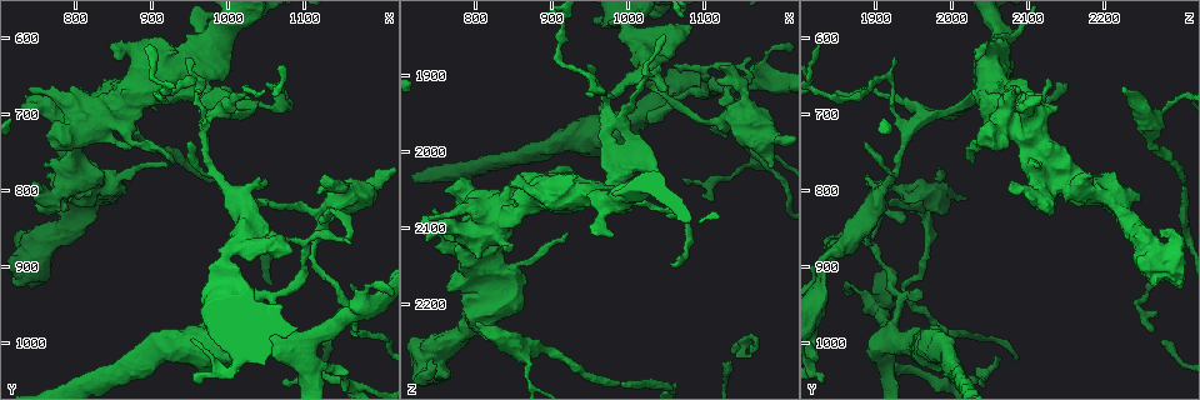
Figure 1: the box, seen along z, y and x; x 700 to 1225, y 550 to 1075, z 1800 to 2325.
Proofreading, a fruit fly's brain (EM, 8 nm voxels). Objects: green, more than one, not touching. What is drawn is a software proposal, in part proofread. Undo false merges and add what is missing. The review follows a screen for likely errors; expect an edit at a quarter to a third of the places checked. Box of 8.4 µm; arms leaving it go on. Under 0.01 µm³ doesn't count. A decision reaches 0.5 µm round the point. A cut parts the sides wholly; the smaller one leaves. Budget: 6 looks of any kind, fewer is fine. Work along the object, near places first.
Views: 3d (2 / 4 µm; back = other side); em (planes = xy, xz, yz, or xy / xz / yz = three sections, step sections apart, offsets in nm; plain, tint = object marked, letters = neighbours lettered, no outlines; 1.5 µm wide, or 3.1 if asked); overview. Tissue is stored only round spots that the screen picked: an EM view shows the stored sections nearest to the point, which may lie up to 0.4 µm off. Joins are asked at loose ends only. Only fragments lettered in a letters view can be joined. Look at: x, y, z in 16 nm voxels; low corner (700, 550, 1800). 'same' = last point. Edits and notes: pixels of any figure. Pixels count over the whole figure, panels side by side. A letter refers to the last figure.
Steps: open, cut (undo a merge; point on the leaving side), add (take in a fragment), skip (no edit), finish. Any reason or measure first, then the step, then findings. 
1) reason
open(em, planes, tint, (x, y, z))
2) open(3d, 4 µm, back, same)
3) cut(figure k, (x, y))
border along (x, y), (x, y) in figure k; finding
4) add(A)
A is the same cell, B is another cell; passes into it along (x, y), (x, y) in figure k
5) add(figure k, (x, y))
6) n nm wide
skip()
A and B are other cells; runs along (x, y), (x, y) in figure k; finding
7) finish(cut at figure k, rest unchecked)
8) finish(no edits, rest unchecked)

open(em, planes, letters, (795, 660, 2225))

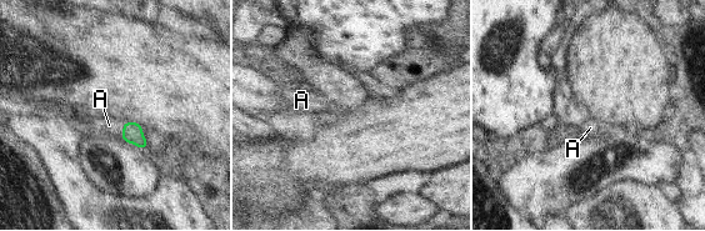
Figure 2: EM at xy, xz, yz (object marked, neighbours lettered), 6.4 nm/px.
add(figure 2, (109, 125))
A is the same cell; passes into it along (133, 132), (124, 129), (109, 125) in figure 2; it goes on there

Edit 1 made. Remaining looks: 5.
open(overview)

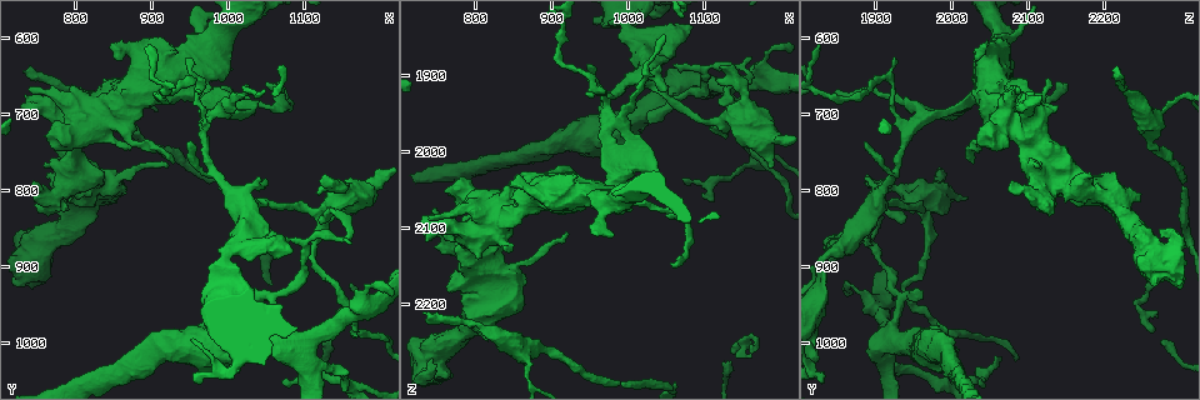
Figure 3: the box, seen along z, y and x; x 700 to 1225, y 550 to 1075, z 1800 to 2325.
free end
open(3d, 2 µm, (1050, 665, 2080))

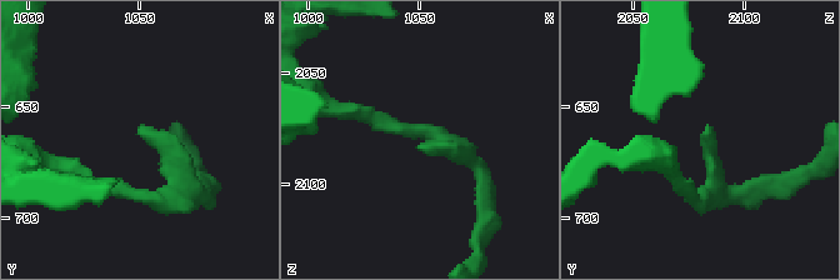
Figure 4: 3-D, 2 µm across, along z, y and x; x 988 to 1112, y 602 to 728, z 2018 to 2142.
open(em, planes, letters, (1050, 662, 2084))

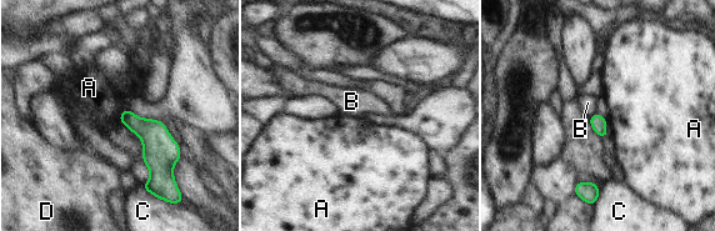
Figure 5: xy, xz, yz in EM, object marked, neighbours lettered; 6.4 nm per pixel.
skip()
A, B, C and D are other cells; no lettered fragment goes on from it

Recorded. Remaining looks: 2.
finish(add at figure 2, rest unchecked)

